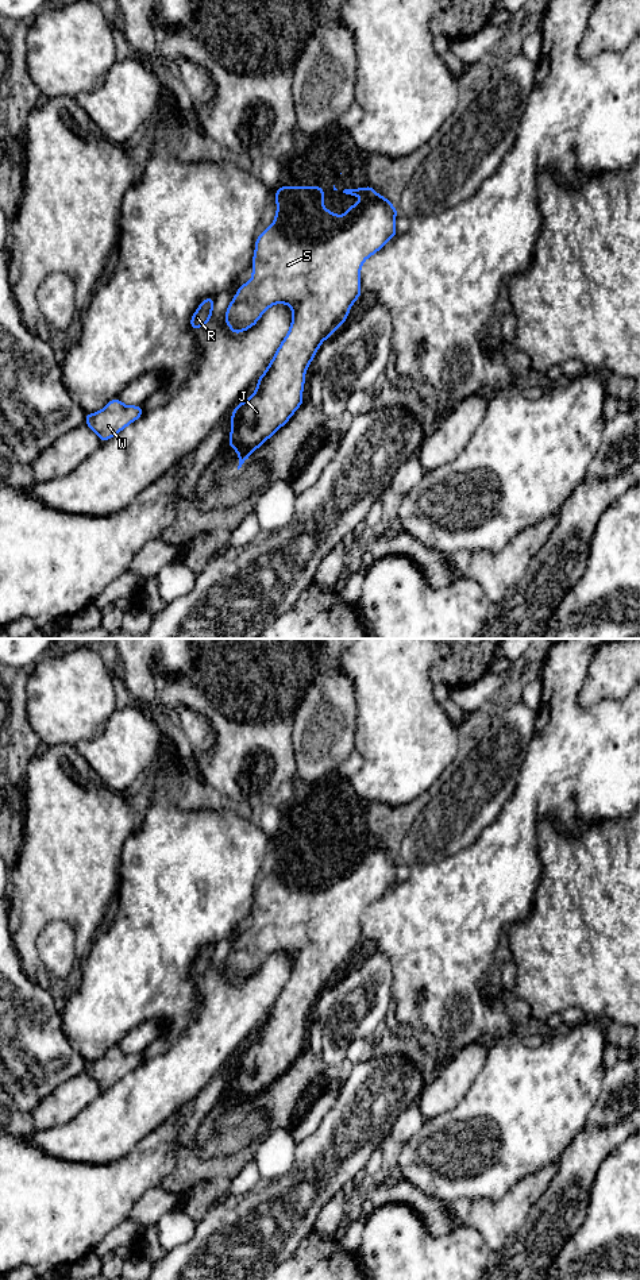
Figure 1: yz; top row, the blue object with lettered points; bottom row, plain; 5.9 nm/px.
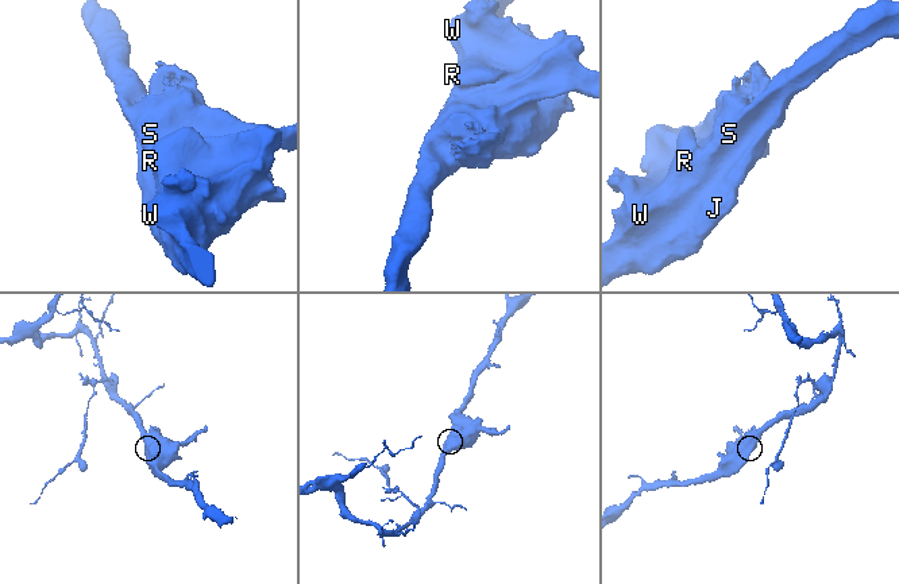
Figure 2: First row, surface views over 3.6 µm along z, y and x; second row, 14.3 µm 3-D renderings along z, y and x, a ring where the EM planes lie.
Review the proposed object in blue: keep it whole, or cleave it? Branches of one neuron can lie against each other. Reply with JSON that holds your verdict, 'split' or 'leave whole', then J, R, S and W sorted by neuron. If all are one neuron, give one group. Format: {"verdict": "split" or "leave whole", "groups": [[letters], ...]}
{"verdict": "leave whole", "groups": [["J", "R", "S", "W"]]}

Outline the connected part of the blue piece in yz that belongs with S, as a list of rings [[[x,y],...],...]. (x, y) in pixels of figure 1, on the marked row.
[[[371,185],[354,189],[342,186],[338,192],[342,196],[362,196],[363,200],[347,207],[344,216],[338,216],[334,211],[324,209],[323,186],[278,186],[275,189],[275,217],[271,225],[255,239],[251,265],[252,277],[248,282],[239,285],[224,315],[224,323],[232,334],[238,335],[254,327],[262,315],[274,304],[286,304],[293,311],[290,328],[269,366],[258,378],[257,390],[242,404],[236,405],[231,413],[231,432],[227,446],[231,446],[238,452],[238,470],[302,405],[305,373],[309,363],[313,362],[320,344],[331,338],[348,319],[351,305],[362,294],[361,267],[363,262],[383,248],[397,235],[396,215],[398,209],[386,197],[378,194]]]

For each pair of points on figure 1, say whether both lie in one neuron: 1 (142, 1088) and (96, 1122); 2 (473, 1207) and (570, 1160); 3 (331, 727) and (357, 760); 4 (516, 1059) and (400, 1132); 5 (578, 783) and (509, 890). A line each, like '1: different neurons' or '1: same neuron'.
1: same neuron
2: different neurons
3: different neurons
4: different neurons
5: same neuron

